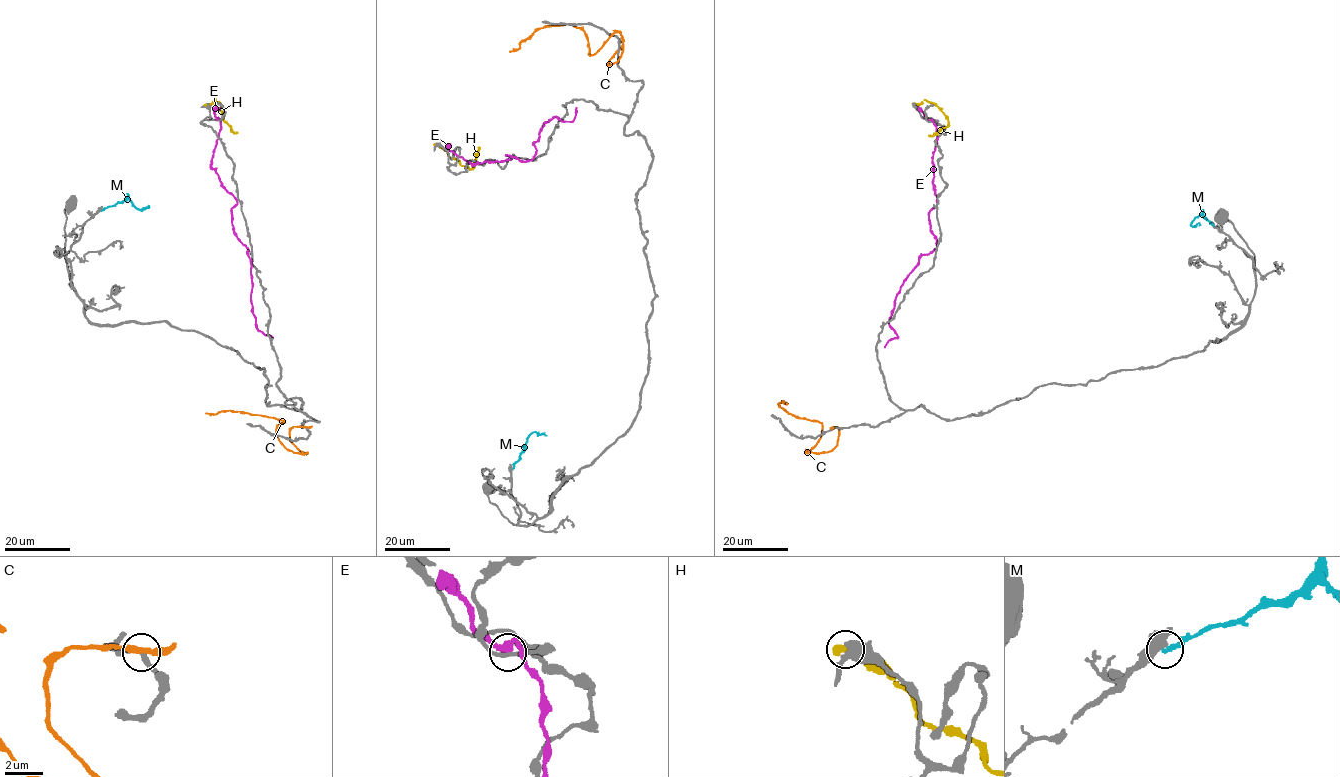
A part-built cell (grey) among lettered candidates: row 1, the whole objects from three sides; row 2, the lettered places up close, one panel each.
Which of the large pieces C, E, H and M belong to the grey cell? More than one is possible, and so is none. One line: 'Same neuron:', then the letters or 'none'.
Same neuron: none

